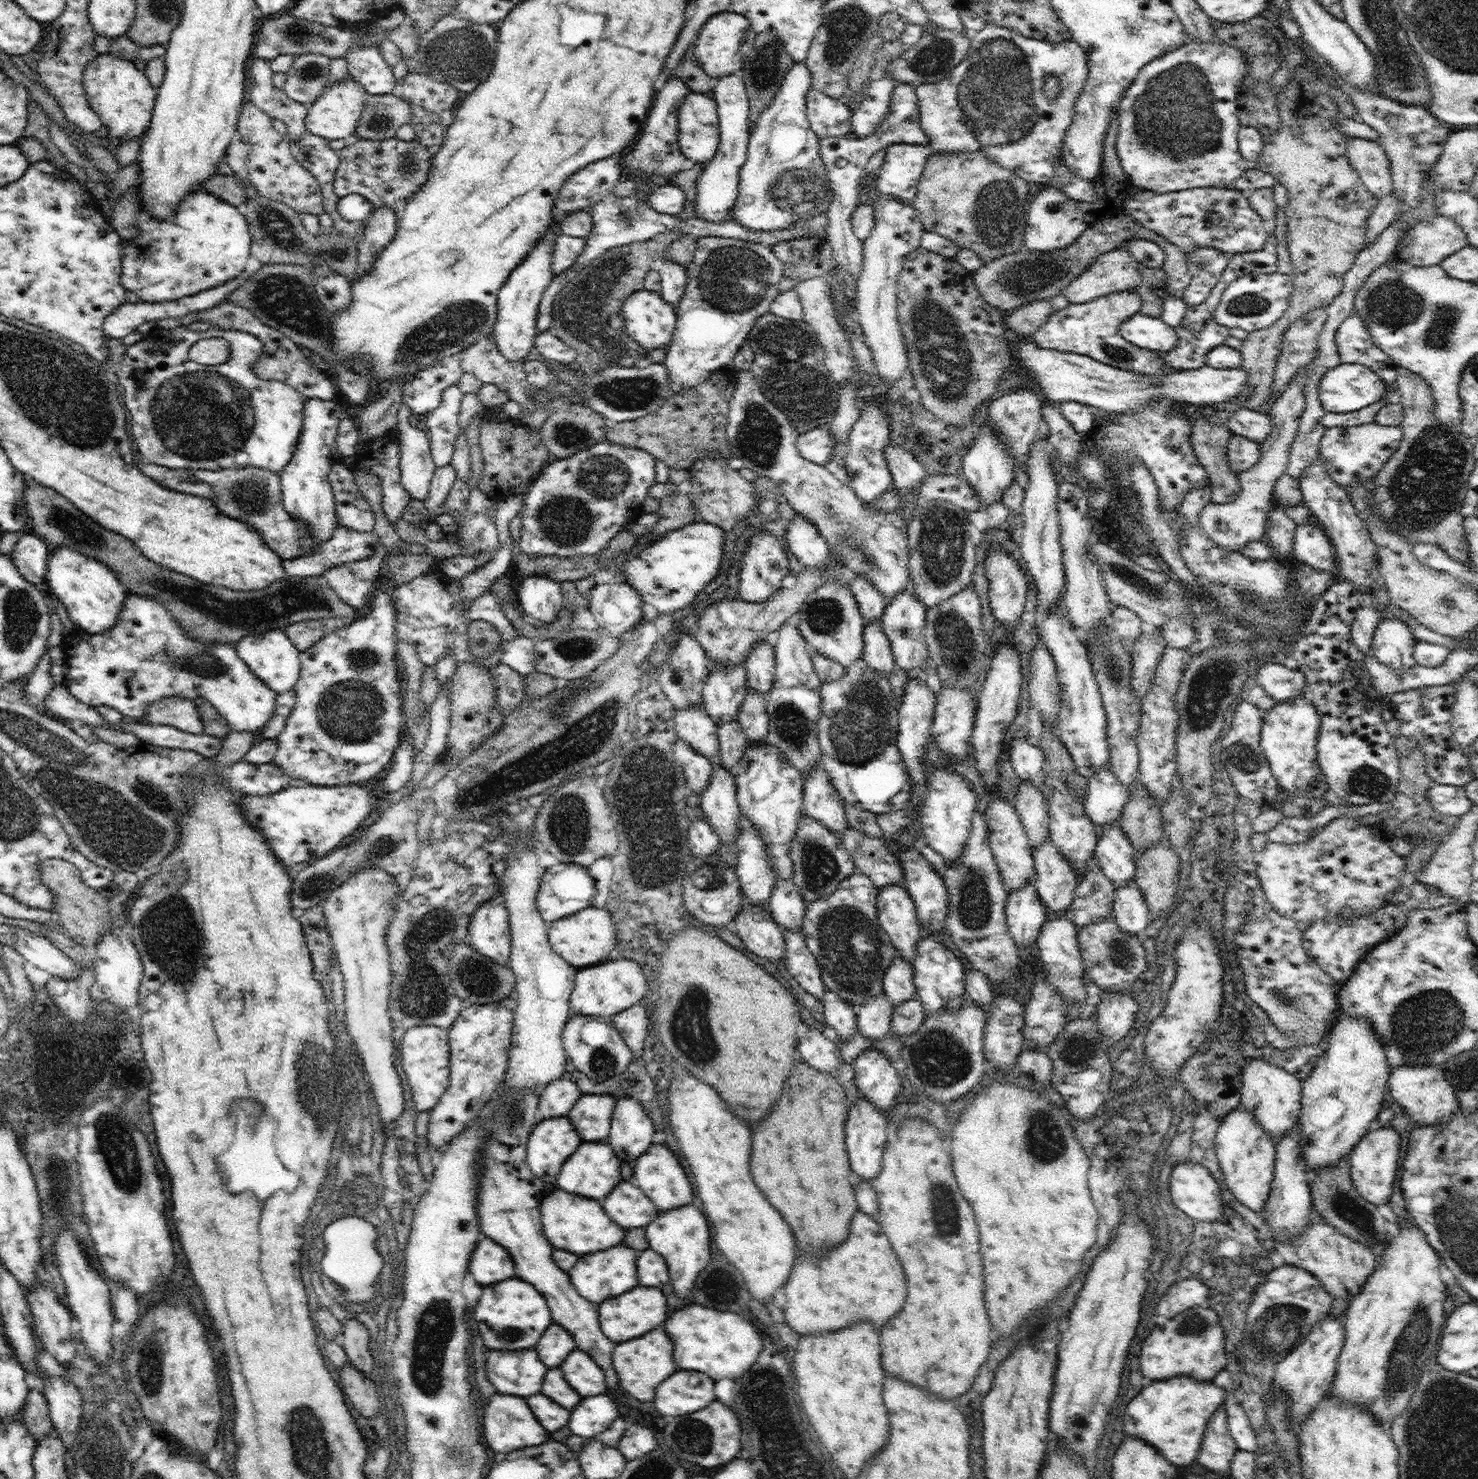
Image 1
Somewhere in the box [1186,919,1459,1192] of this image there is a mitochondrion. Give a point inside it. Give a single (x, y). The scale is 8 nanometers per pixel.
(1295, 1007)

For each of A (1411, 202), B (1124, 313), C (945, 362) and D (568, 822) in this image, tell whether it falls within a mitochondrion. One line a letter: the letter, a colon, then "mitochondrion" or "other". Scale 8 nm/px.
A: other
B: other
C: mitochondrion
D: mitochondrion

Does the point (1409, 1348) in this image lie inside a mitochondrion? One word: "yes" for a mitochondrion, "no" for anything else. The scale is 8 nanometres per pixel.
yes

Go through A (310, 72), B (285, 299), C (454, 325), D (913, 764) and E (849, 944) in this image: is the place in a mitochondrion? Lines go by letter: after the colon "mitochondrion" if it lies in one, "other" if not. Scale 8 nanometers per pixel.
A: mitochondrion
B: mitochondrion
C: mitochondrion
D: other
E: mitochondrion

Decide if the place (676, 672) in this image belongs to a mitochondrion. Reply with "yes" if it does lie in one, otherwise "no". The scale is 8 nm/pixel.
yes

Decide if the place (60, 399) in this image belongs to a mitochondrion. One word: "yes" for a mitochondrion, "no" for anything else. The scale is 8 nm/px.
yes

